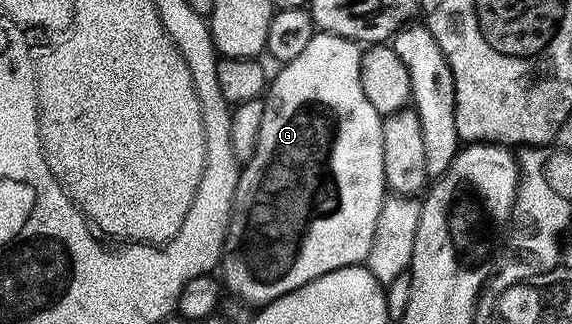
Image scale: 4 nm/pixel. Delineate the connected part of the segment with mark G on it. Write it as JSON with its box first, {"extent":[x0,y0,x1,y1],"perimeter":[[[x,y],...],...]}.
{"extent":[221,32,387,303],"perimeter":[[[316,32],[313,39],[309,39],[309,44],[306,45],[305,51],[301,51],[301,55],[297,55],[297,59],[286,62],[282,66],[283,69],[279,74],[272,76],[269,81],[269,88],[265,93],[265,119],[261,119],[261,135],[257,139],[257,147],[251,160],[242,166],[239,175],[239,186],[235,188],[235,204],[231,215],[231,225],[227,229],[227,243],[223,246],[223,255],[221,258],[221,281],[224,286],[227,285],[240,297],[243,301],[259,301],[258,303],[266,303],[275,301],[281,295],[285,295],[289,291],[293,291],[297,287],[301,287],[305,283],[309,283],[313,279],[317,279],[321,275],[325,275],[329,271],[337,271],[346,265],[357,265],[366,262],[367,256],[371,254],[371,248],[375,242],[375,235],[379,232],[379,216],[381,215],[381,207],[385,200],[385,190],[387,189],[387,180],[385,179],[385,155],[383,154],[383,117],[373,107],[373,103],[369,103],[369,99],[365,97],[361,83],[361,65],[363,63],[363,53],[360,46],[349,39],[341,39],[337,35],[329,35],[328,33]]]}

